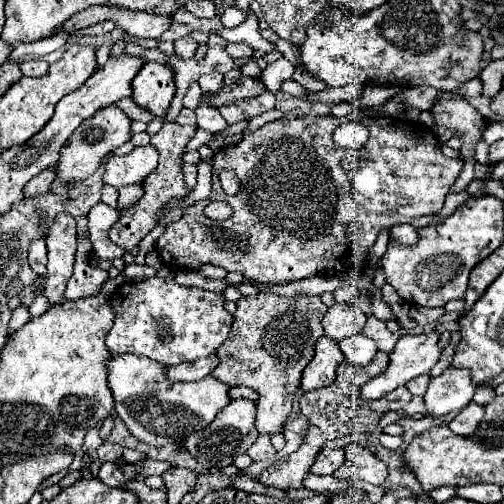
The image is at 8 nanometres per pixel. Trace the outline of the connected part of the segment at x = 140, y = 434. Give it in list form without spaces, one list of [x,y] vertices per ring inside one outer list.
[[[124,354],[124,356],[112,356],[108,362],[108,386],[114,394],[114,408],[118,412],[118,416],[124,420],[124,424],[128,426],[130,434],[134,434],[136,438],[140,438],[146,444],[152,446],[164,446],[164,444],[174,444],[174,442],[184,442],[186,436],[190,436],[192,432],[198,432],[202,428],[206,428],[214,416],[230,402],[228,398],[228,386],[212,376],[206,376],[198,382],[176,382],[172,384],[166,378],[166,370],[162,364],[148,360],[146,356],[134,356],[134,354]]]

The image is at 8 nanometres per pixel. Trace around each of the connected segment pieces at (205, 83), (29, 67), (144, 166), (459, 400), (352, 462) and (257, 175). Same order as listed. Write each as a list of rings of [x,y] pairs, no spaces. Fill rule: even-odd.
[[[210,72],[210,74],[200,76],[198,82],[200,82],[202,92],[216,92],[216,90],[222,88],[222,80],[224,80],[222,74],[218,74],[218,72]]]
[[[24,60],[20,62],[20,70],[24,76],[44,76],[48,72],[48,62],[46,60]]]
[[[152,144],[134,148],[126,156],[108,158],[104,182],[114,188],[122,188],[128,184],[140,184],[156,166],[158,166],[158,150]]]
[[[446,368],[438,378],[430,380],[424,394],[424,406],[430,416],[444,416],[462,410],[472,400],[474,390],[468,370]]]
[[[348,444],[344,446],[344,464],[334,472],[338,478],[350,478],[358,476],[360,480],[372,482],[372,484],[382,484],[386,478],[386,464],[374,456],[372,450],[358,446],[358,444]]]
[[[336,116],[268,122],[242,142],[218,150],[214,156],[210,196],[194,202],[180,220],[168,224],[158,238],[156,252],[172,270],[196,270],[204,262],[210,262],[228,272],[240,272],[256,284],[288,284],[312,276],[340,276],[348,270],[362,270],[368,262],[370,248],[384,228],[410,224],[414,218],[440,212],[464,164],[460,158],[446,158],[430,128],[422,128],[414,120],[378,116],[366,122],[370,140],[360,150],[338,148],[332,142],[332,132],[342,124],[342,118]],[[222,170],[232,170],[238,176],[238,194],[230,196],[224,192],[218,176]],[[218,200],[228,202],[234,210],[224,222],[210,220],[204,214],[206,204]]]

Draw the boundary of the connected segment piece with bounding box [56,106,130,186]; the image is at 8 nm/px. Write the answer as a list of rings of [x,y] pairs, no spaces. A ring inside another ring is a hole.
[[[106,106],[102,110],[98,110],[90,120],[84,120],[72,134],[70,140],[66,140],[66,144],[62,146],[60,152],[60,160],[56,164],[56,178],[62,180],[66,186],[74,186],[86,178],[90,178],[98,166],[104,162],[104,158],[118,148],[120,144],[130,140],[130,118],[114,108],[114,106]]]

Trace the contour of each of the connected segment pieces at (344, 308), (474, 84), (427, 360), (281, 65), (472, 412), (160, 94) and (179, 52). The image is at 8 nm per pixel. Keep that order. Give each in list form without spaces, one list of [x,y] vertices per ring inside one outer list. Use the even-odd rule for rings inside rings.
[[[342,302],[330,306],[322,320],[324,334],[334,340],[342,340],[346,336],[362,332],[364,324],[366,324],[366,314],[354,302]]]
[[[472,78],[472,80],[468,80],[468,82],[464,82],[462,86],[460,86],[460,94],[462,96],[480,96],[482,94],[482,80],[480,78]]]
[[[426,332],[426,334],[418,334],[418,336],[412,336],[412,334],[402,336],[396,342],[394,350],[390,352],[390,362],[388,362],[386,372],[382,372],[382,376],[374,376],[372,380],[368,380],[362,386],[362,398],[366,398],[366,400],[380,400],[388,392],[392,392],[394,388],[404,386],[408,380],[412,380],[412,378],[416,378],[420,374],[426,374],[440,358],[438,338],[440,338],[440,334],[436,334],[436,332]]]
[[[280,58],[280,60],[272,62],[272,64],[268,64],[268,68],[262,72],[260,80],[264,82],[264,86],[266,86],[270,92],[278,92],[282,80],[292,78],[294,70],[296,70],[294,64],[290,64],[286,58]]]
[[[470,402],[448,426],[456,432],[456,434],[472,434],[476,430],[476,426],[480,424],[484,416],[484,406]]]
[[[148,62],[132,80],[132,100],[154,116],[164,116],[176,92],[172,70],[164,62]]]
[[[184,36],[174,44],[176,56],[182,58],[182,60],[188,60],[192,54],[195,54],[198,45],[199,44],[192,37]]]

